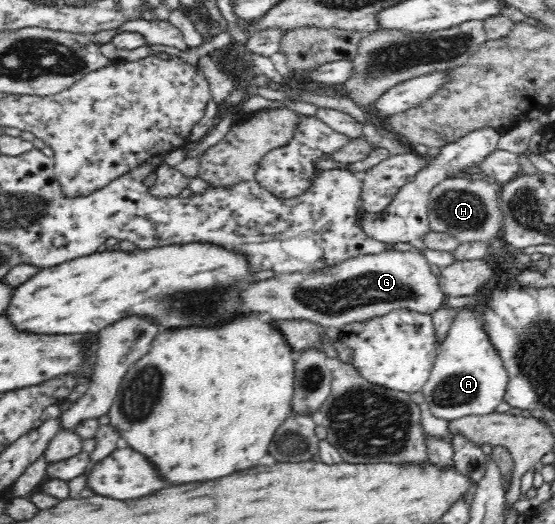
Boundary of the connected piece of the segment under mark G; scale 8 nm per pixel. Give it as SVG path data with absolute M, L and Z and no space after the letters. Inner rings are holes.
M384 250L380 253L356 255L344 259L336 265L324 267L322 270L309 273L297 272L278 274L272 279L254 282L240 291L242 306L246 311L260 311L270 314L272 320L308 320L320 326L341 328L354 322L368 321L375 317L386 315L396 310L416 311L431 315L442 305L446 304L444 292L440 288L440 279L432 272L430 263L421 252Z

